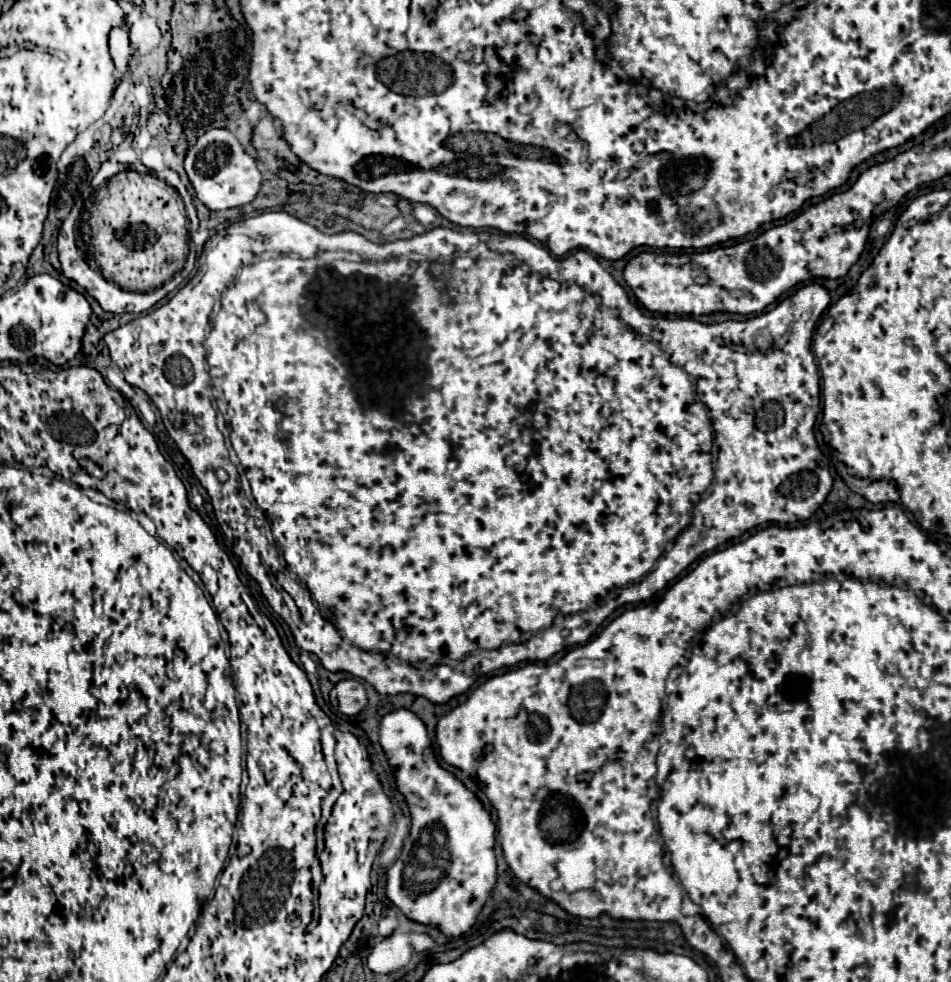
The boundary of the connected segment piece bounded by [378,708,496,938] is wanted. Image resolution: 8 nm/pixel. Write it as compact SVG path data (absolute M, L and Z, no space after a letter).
M404 708L386 714L380 720L378 736L380 736L378 742L388 758L388 764L396 774L396 786L406 798L412 818L410 836L404 842L402 854L388 868L386 896L396 908L402 910L402 914L408 920L434 926L444 936L458 938L476 924L478 914L482 912L482 908L490 898L490 892L496 888L496 856L494 856L496 826L492 824L490 814L482 808L480 800L436 762L430 738L426 734L426 726L416 714Z

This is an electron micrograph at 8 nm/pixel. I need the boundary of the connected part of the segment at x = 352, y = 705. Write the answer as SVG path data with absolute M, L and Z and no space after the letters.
M352 678L342 680L332 688L330 700L336 704L338 712L342 712L346 716L356 716L368 702L364 686Z

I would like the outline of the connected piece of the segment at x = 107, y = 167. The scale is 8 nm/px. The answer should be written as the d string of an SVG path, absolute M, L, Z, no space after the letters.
M110 161L104 162L91 182L89 183L89 189L94 190L96 186L100 186L100 184L104 184L108 178L112 178L112 176L116 175L119 172L123 171L123 164L121 163L113 163Z

